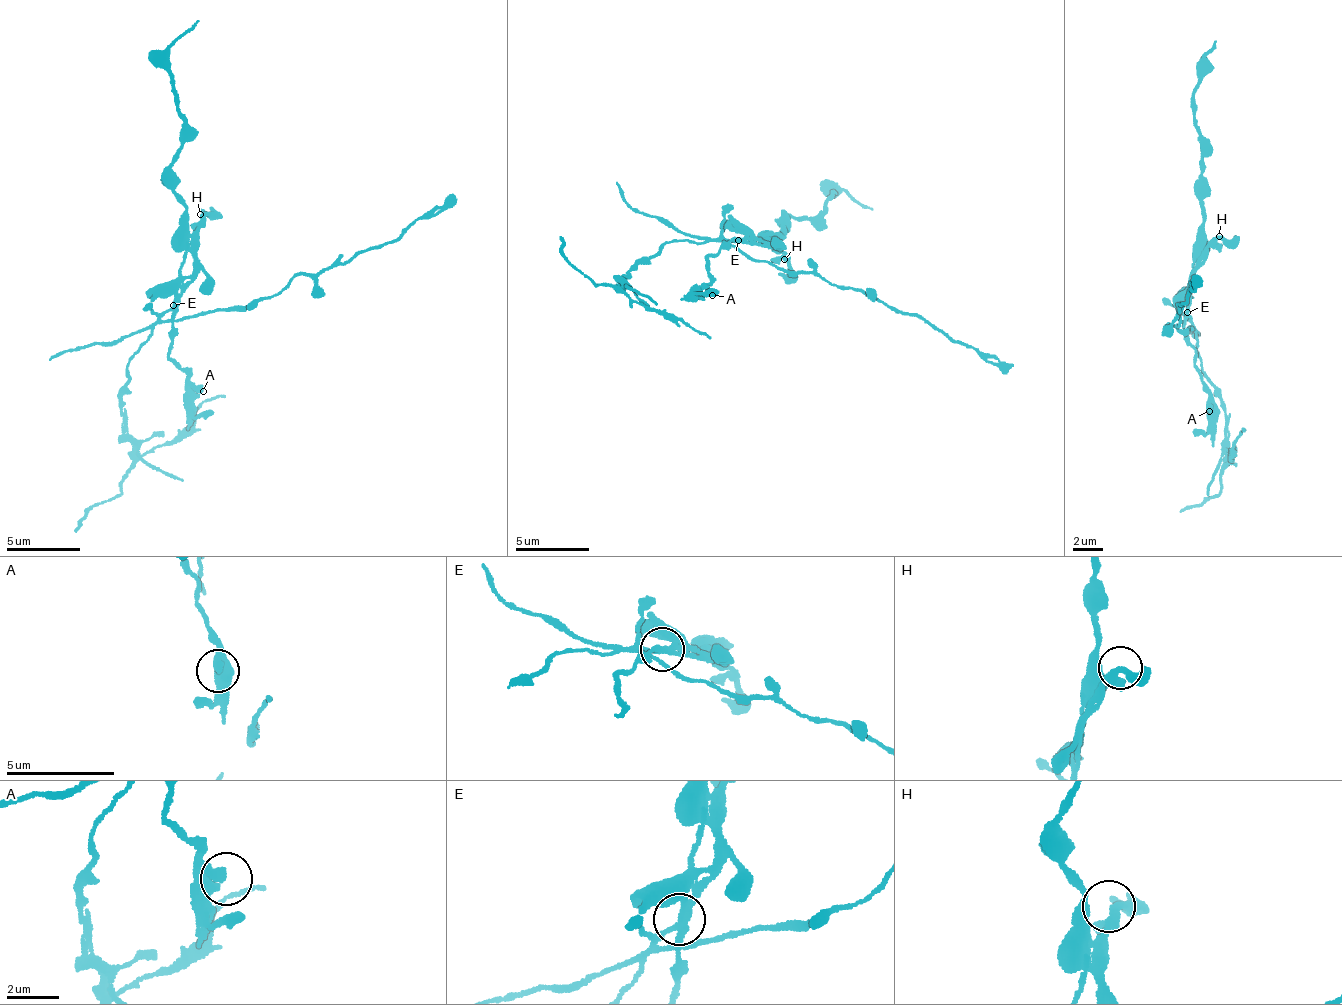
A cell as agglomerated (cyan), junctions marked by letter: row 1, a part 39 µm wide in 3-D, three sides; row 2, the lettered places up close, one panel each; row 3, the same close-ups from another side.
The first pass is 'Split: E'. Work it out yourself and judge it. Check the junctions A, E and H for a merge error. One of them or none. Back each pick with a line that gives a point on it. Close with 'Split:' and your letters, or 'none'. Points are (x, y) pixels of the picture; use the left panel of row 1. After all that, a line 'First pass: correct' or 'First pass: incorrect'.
E: place (173, 305)
Split: E
First pass: correct

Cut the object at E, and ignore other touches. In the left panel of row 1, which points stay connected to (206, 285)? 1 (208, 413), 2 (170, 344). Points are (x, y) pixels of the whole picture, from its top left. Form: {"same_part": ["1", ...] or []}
{"same_part": ["1", "2"]}

